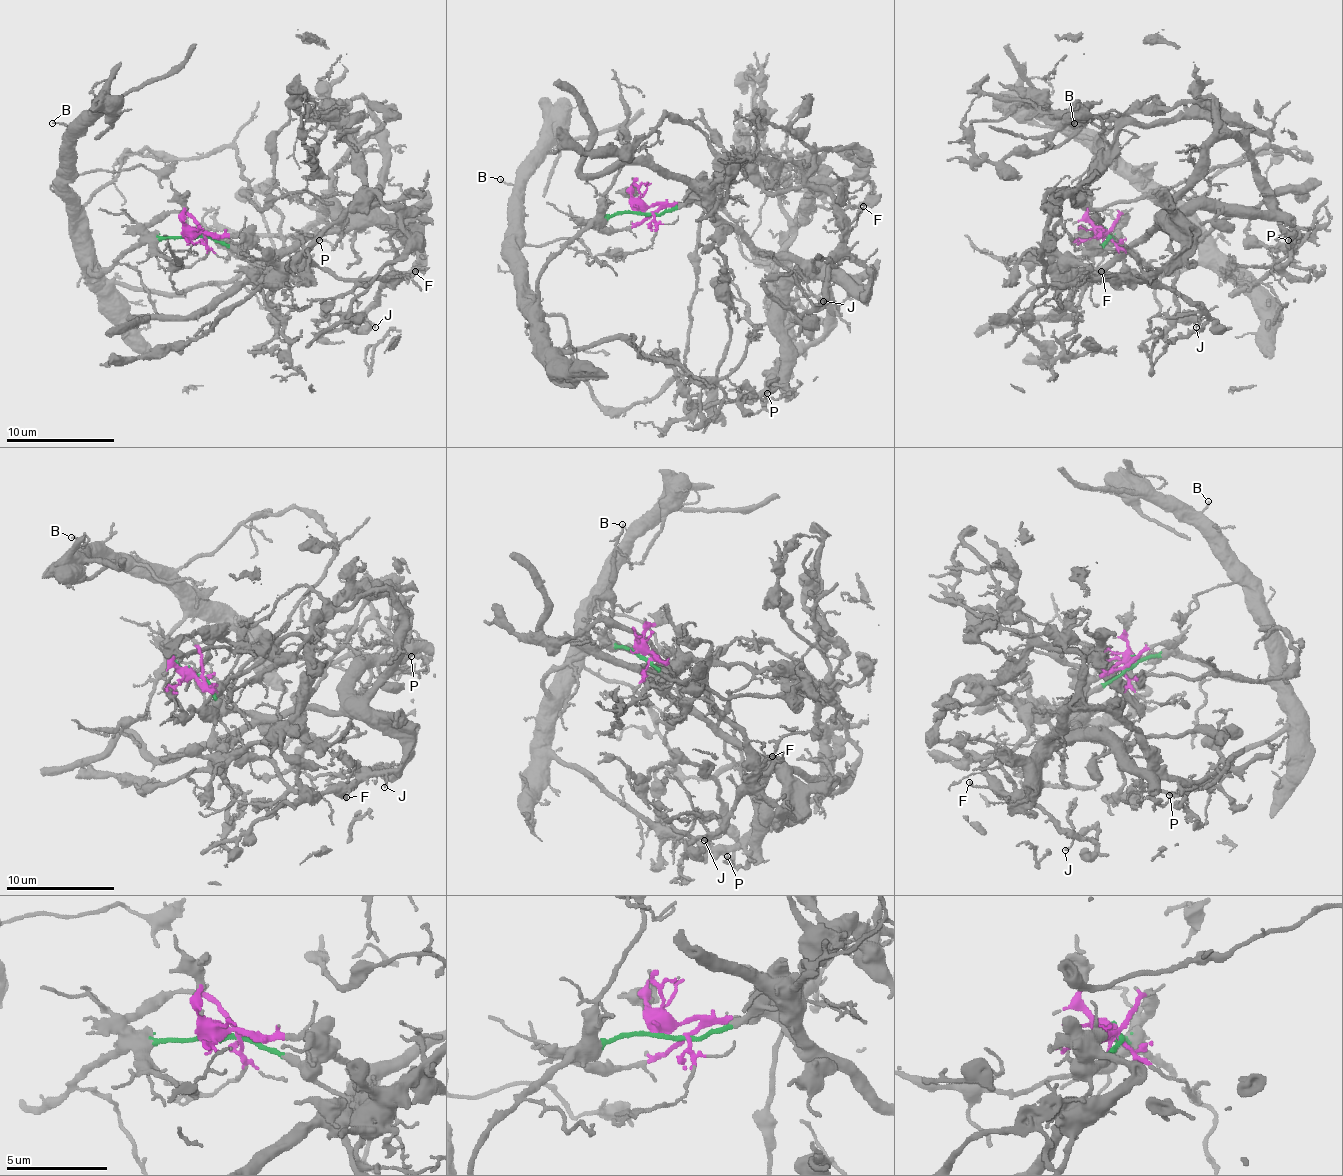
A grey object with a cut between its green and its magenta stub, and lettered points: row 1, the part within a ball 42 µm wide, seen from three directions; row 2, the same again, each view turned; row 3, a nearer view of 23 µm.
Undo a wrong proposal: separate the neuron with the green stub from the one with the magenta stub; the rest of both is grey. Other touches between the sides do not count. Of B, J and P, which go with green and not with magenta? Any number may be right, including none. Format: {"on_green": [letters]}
{"on_green": ["B"]}

